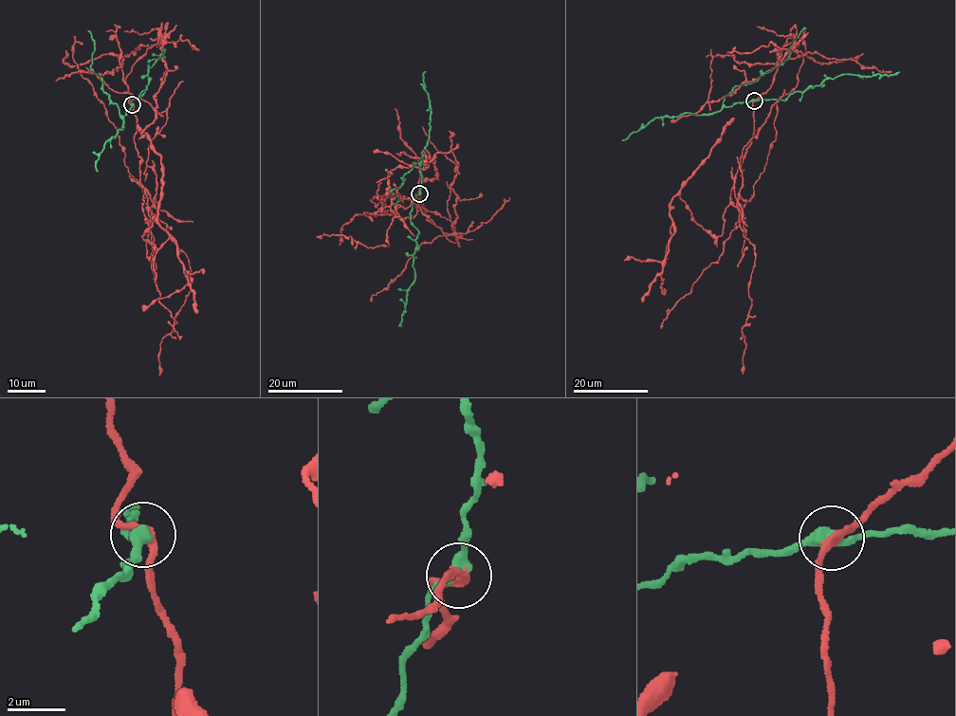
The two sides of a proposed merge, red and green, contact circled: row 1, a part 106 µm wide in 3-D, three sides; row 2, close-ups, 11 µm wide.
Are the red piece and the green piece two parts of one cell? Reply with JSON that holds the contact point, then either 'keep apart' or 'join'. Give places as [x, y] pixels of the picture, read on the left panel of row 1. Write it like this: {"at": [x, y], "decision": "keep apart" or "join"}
{"at": [132, 104], "decision": "keep apart"}

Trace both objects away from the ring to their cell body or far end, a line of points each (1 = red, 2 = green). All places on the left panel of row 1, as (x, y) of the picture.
1: (132, 104), (154, 244), (142, 237), (157, 207), (157, 224), (174, 242), (187, 280), (142, 307)
2: (132, 104), (130, 101), (148, 86), (148, 69), (164, 53), (162, 48)

